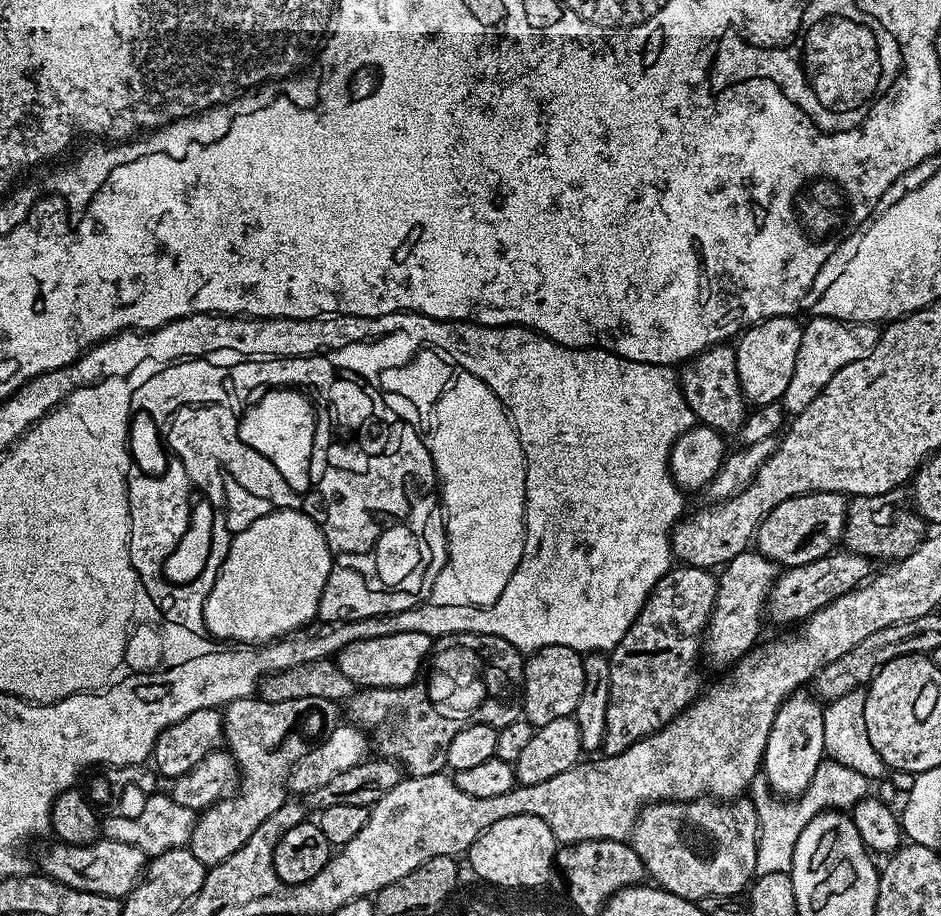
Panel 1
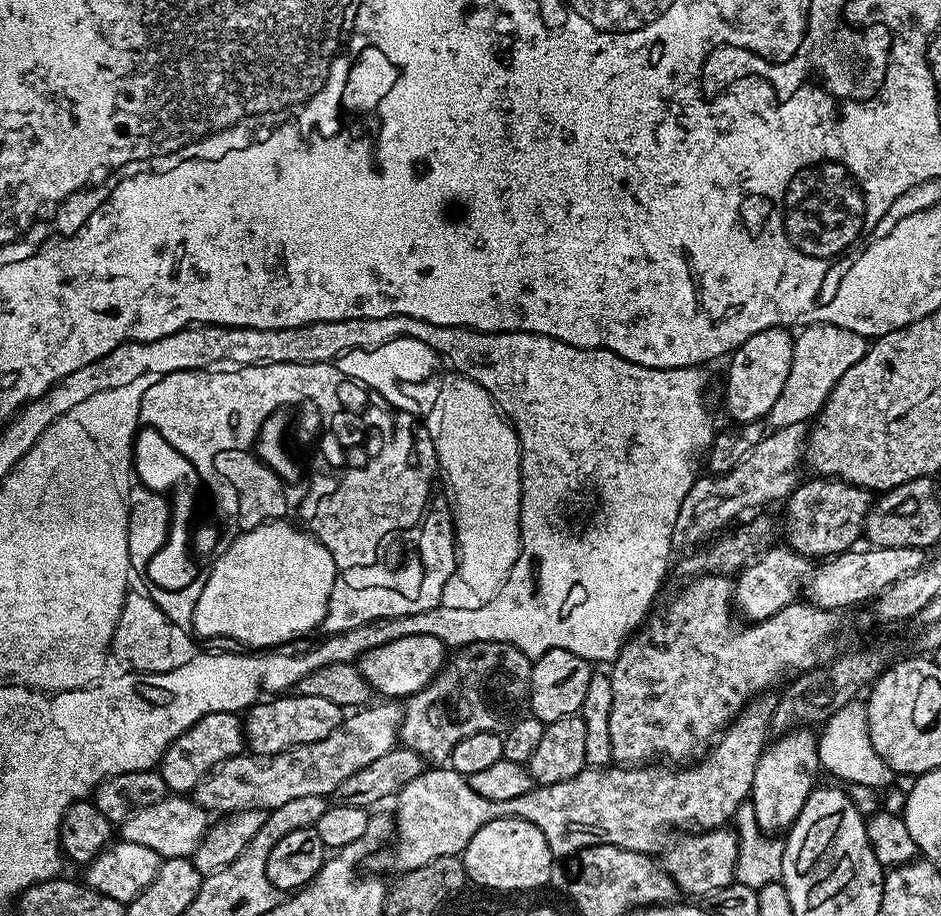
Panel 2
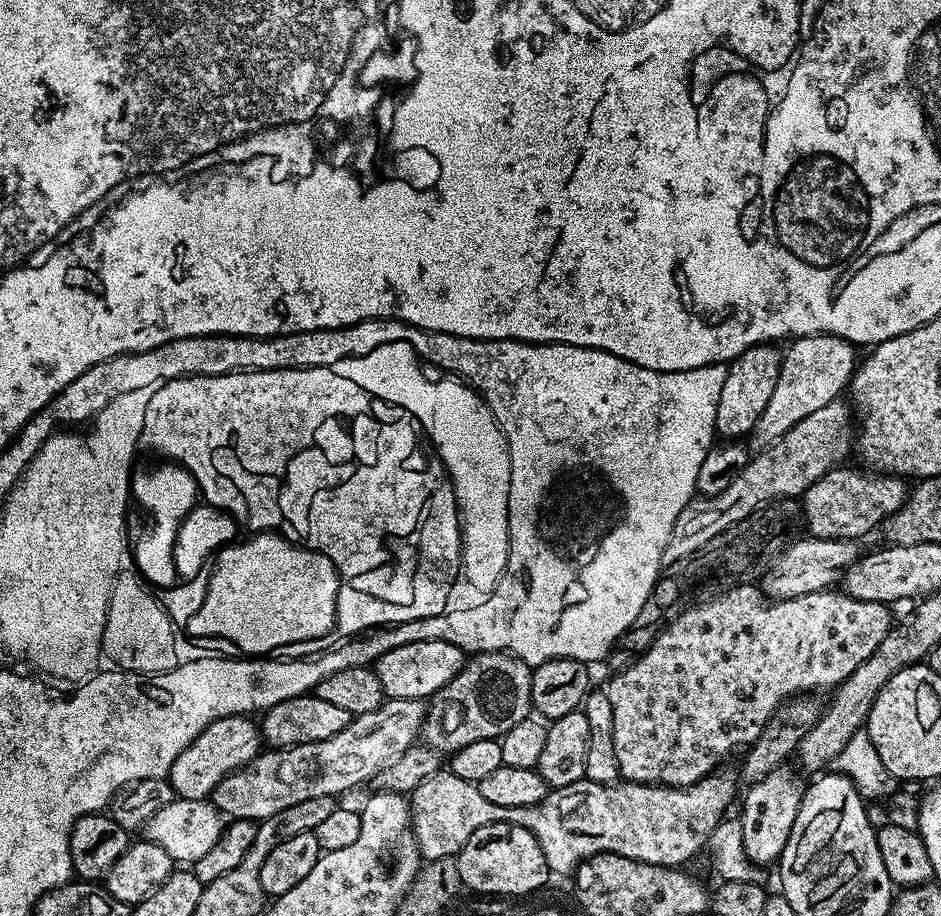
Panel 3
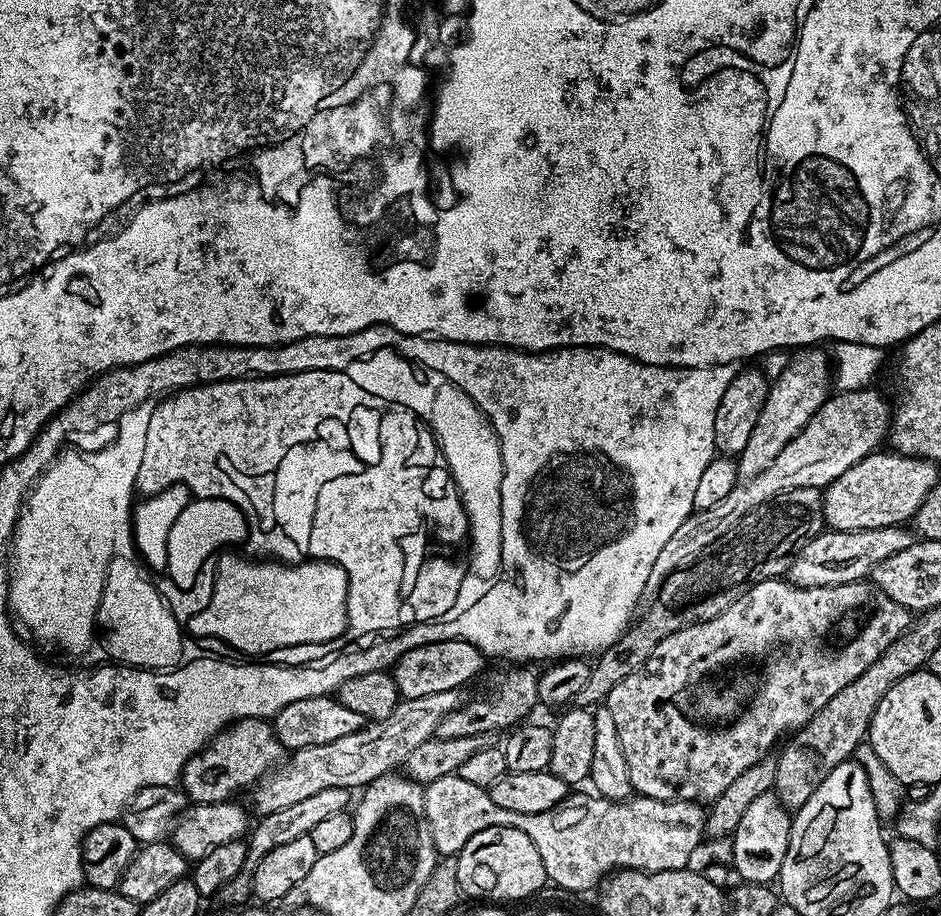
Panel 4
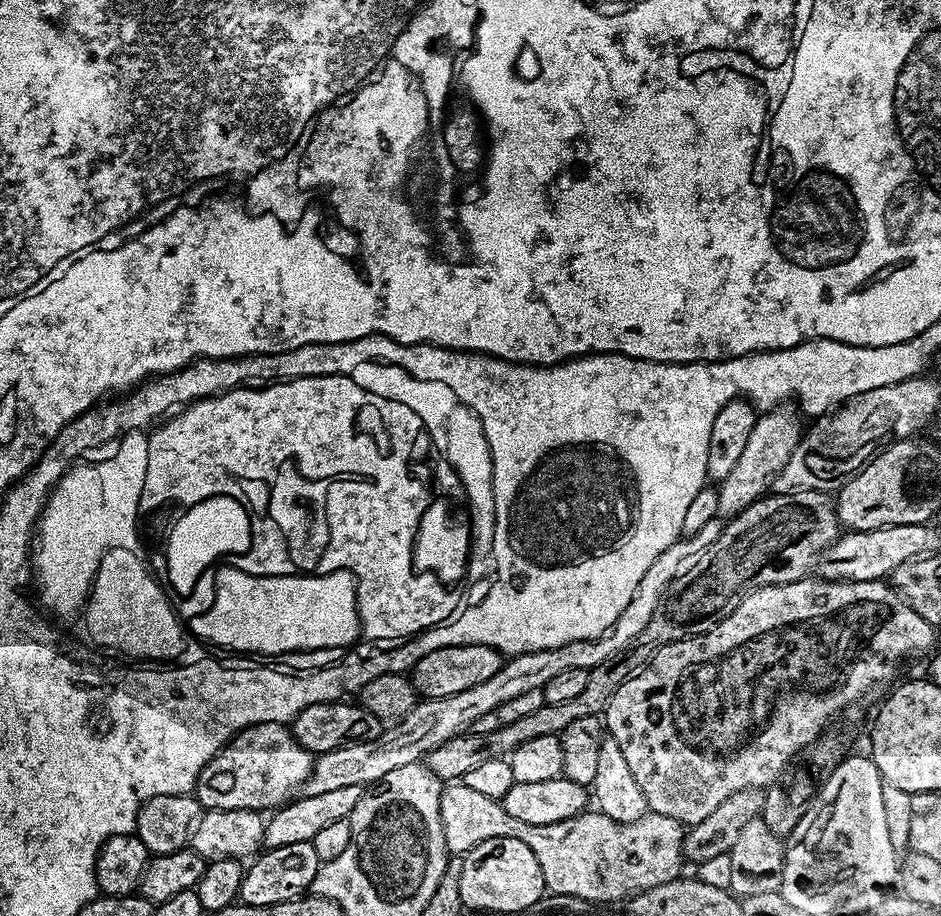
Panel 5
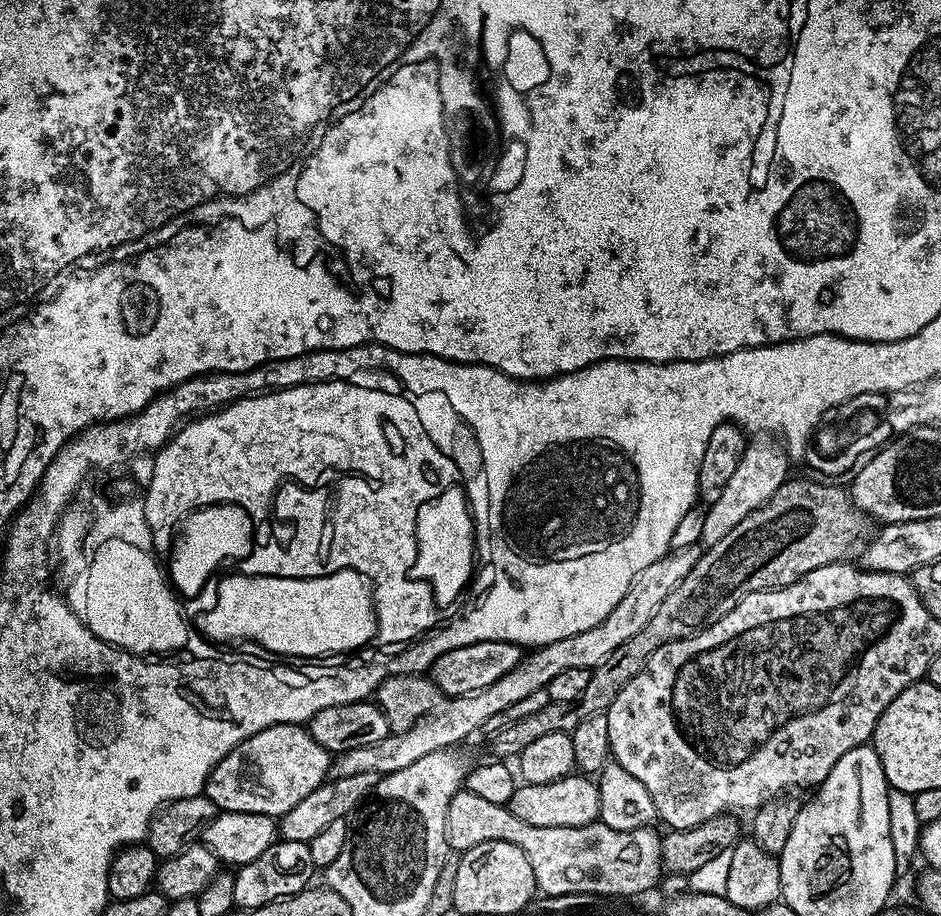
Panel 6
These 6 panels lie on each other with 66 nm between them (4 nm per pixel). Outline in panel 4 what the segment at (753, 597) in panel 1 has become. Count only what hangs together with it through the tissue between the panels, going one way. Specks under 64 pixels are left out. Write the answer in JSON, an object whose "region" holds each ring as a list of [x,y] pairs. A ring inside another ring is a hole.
{"region":[[[904,526],[853,532],[825,530],[819,532],[810,542],[806,542],[802,551],[792,559],[786,579],[789,584],[796,584],[799,588],[855,584],[863,581],[878,562],[890,558],[890,554],[898,554],[898,550],[906,550],[906,546],[913,542],[913,533]]]}

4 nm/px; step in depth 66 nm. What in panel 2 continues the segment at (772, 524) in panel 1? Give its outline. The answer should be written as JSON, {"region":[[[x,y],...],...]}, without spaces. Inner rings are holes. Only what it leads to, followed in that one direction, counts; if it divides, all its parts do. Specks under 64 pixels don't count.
{"region":[[[831,478],[805,479],[797,484],[796,489],[786,501],[788,509],[784,512],[784,524],[782,520],[782,536],[785,536],[787,547],[793,548],[799,556],[809,558],[831,558],[840,552],[849,551],[857,539],[861,539],[864,528],[864,520],[868,517],[868,510],[874,500],[867,488],[859,488],[853,484],[847,484],[844,480]]]}

